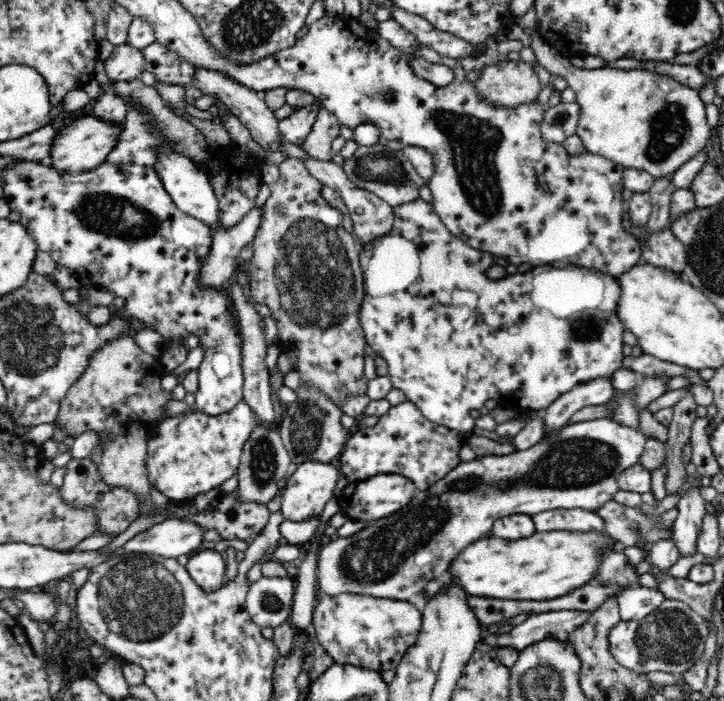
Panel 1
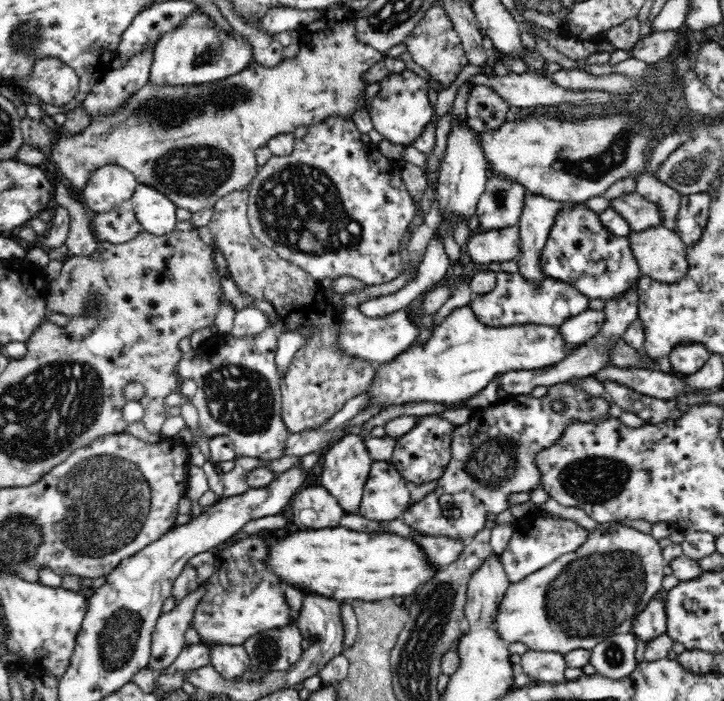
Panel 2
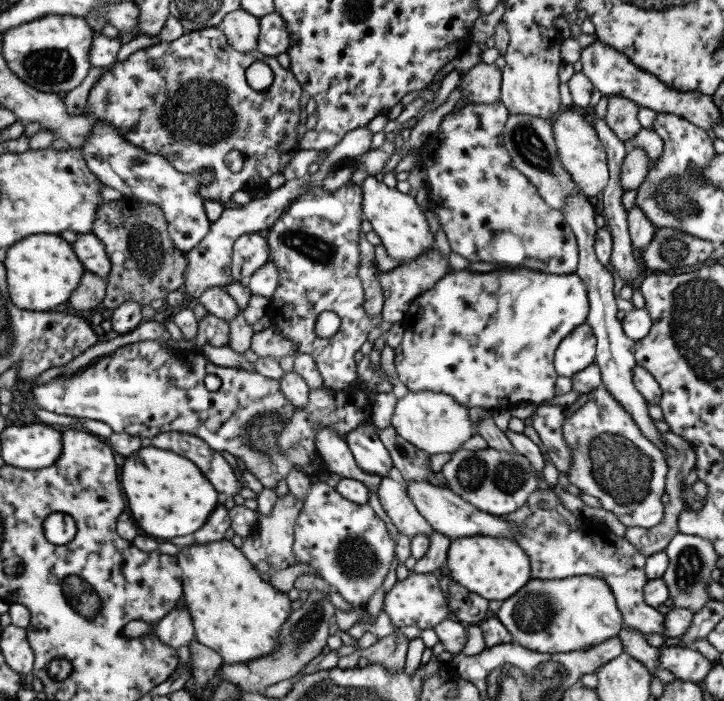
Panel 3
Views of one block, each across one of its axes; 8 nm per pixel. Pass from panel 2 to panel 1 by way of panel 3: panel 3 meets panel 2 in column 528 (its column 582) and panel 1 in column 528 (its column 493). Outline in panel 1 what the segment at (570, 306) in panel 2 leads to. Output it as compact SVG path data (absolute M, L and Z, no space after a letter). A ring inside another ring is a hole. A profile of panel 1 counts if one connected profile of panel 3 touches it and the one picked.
M419 197L392 209L392 230L361 252L366 294L361 304L360 323L370 352L386 360L394 388L404 390L408 401L413 402L430 422L461 433L472 432L475 428L475 411L484 406L484 401L488 399L511 404L521 411L543 411L552 402L570 393L575 386L608 378L612 372L624 367L622 334L625 328L618 317L622 287L616 277L578 267L580 280L574 282L574 276L568 276L572 265L564 268L562 294L566 294L566 298L562 296L562 300L558 300L558 294L550 290L548 298L552 300L550 304L556 304L554 310L558 314L548 312L546 308L538 308L530 296L534 290L534 272L516 272L510 278L490 282L484 276L484 270L494 265L494 256L470 248L460 237L452 234L430 203ZM454 290L470 290L480 296L478 312L470 312L470 320L454 319L457 312L457 306L452 302ZM564 302L574 302L574 308L566 310Z

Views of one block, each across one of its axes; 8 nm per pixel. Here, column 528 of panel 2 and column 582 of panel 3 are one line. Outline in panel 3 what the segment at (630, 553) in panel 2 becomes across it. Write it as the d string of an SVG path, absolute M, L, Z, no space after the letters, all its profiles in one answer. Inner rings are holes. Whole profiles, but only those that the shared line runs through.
M589 575L545 580L530 578L516 594L501 601L495 613L497 620L509 632L514 643L539 654L557 654L581 650L583 647L595 647L618 635L623 629L621 613L617 612L615 598L609 590L609 585L602 578Z

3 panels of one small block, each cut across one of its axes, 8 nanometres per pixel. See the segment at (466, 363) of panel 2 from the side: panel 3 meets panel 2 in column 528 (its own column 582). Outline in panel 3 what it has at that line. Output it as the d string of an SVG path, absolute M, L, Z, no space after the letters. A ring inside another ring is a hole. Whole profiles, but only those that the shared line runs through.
M587 323L576 326L556 346L552 363L556 376L570 378L593 363L596 338Z

